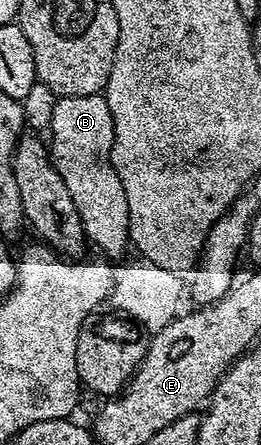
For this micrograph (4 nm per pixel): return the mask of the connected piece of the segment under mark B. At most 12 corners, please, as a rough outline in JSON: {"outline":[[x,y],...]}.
{"outline":[[103,94],[57,98],[52,163],[85,240],[117,261],[130,205]]}

